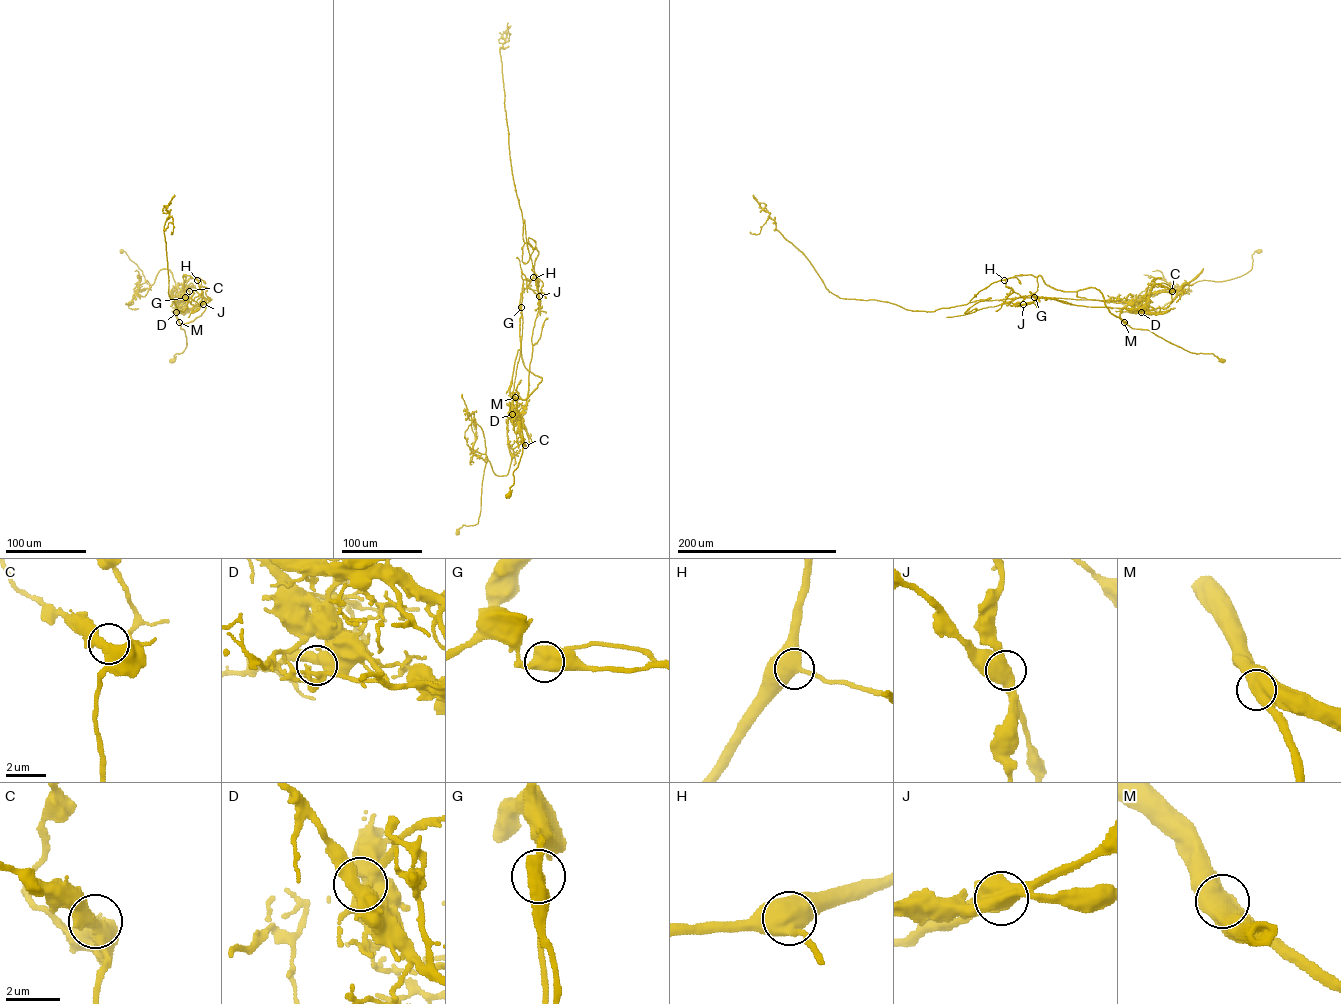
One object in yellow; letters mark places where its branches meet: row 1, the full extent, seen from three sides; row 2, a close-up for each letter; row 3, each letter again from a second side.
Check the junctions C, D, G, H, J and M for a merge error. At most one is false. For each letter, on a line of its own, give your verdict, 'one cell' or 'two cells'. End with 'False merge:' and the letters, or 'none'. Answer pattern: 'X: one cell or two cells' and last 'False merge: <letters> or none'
C: one cell
D: one cell
G: one cell
H: one cell
J: two cells
M: one cell
False merge: J

